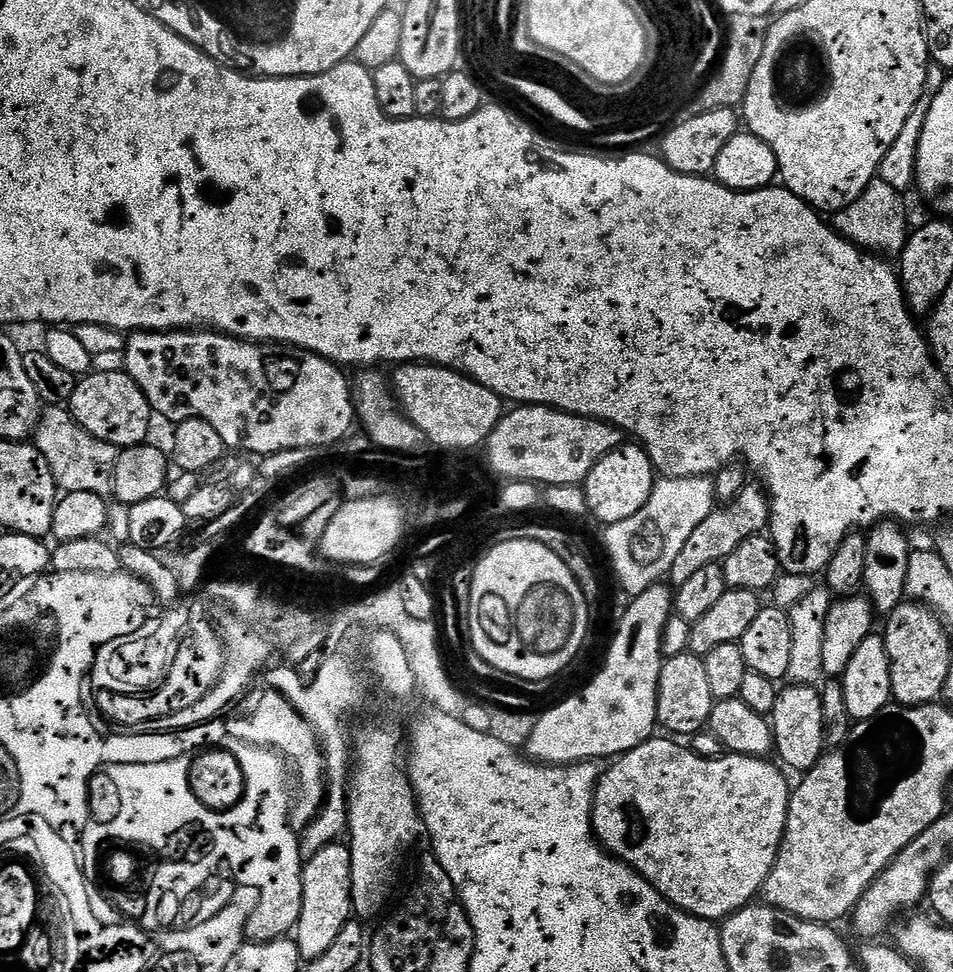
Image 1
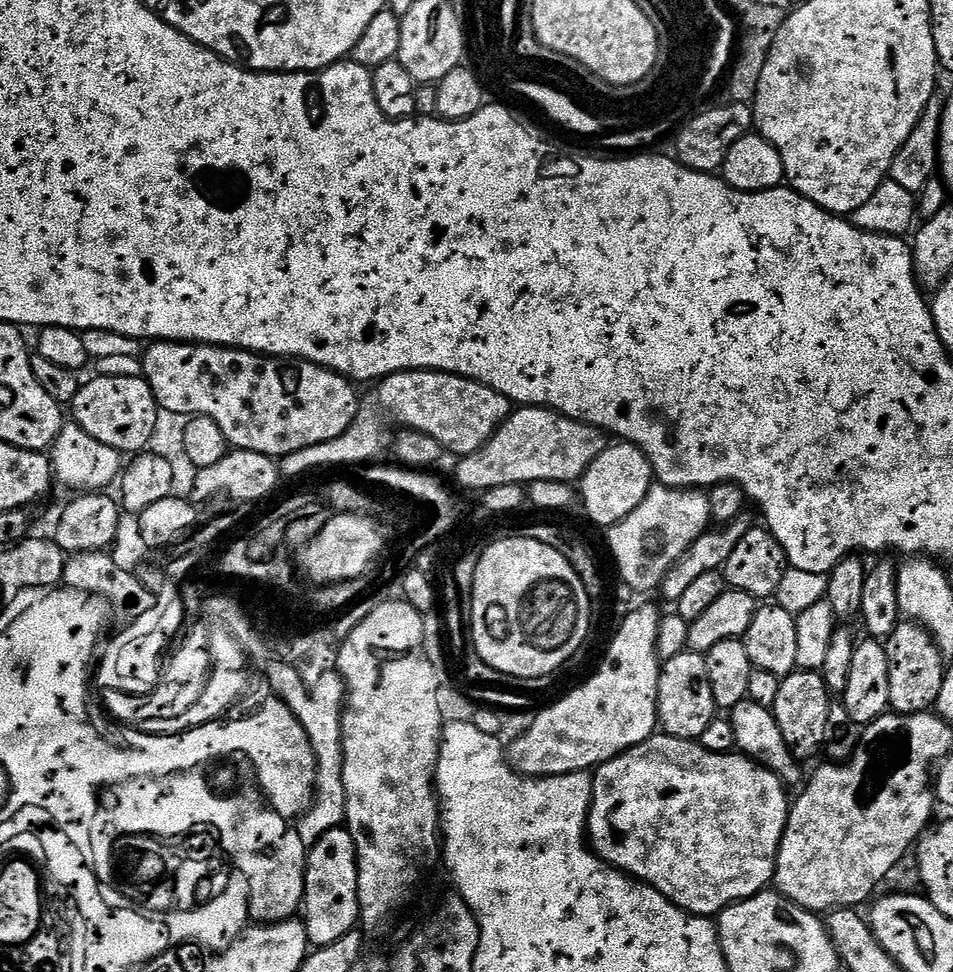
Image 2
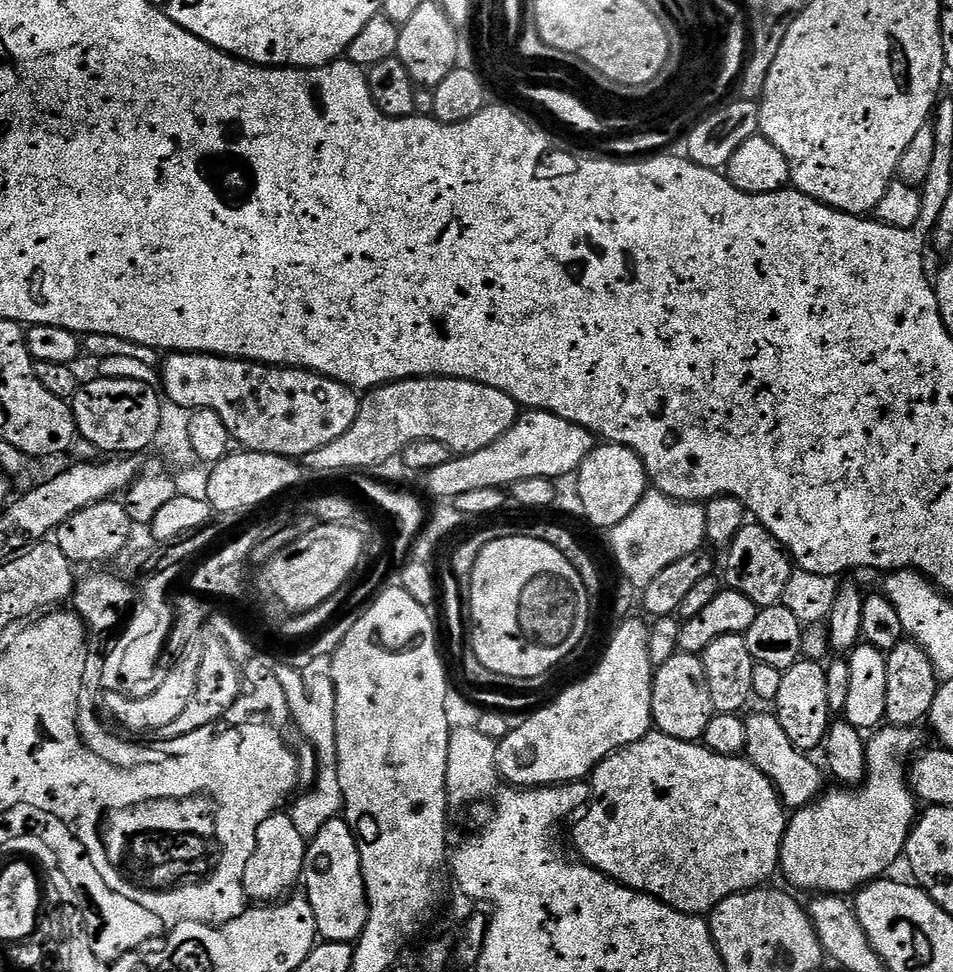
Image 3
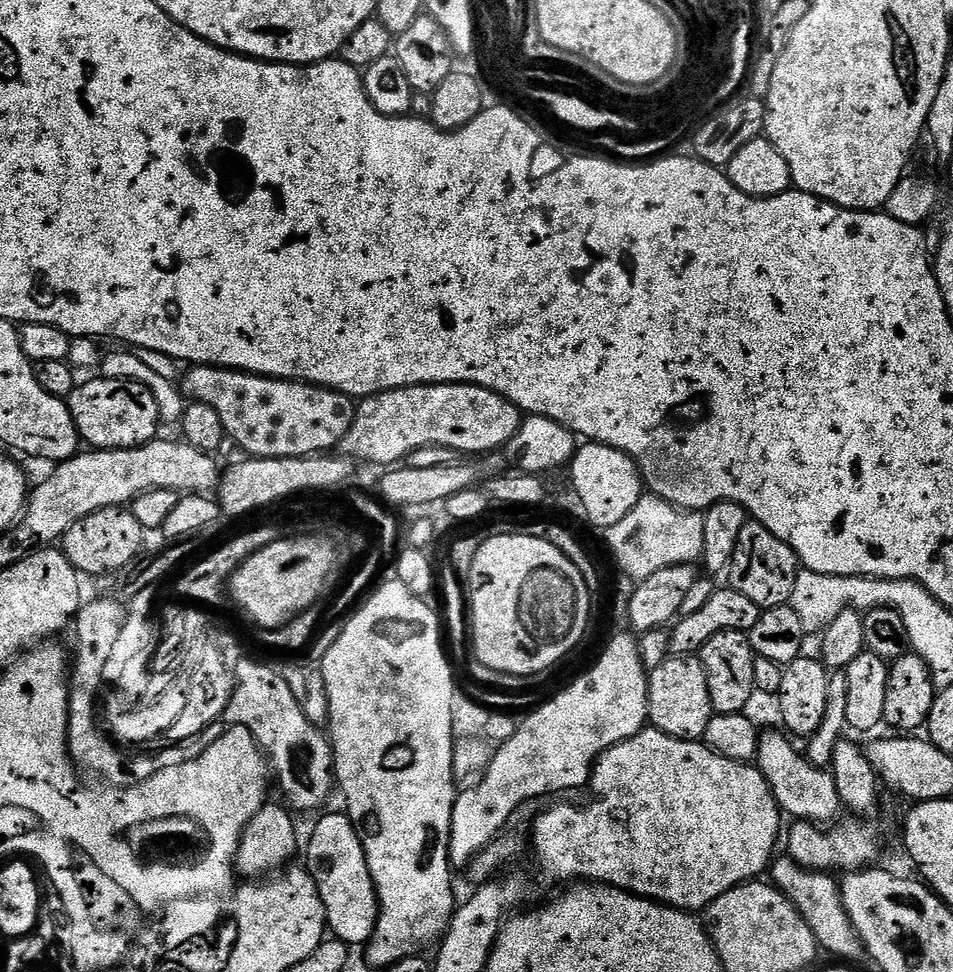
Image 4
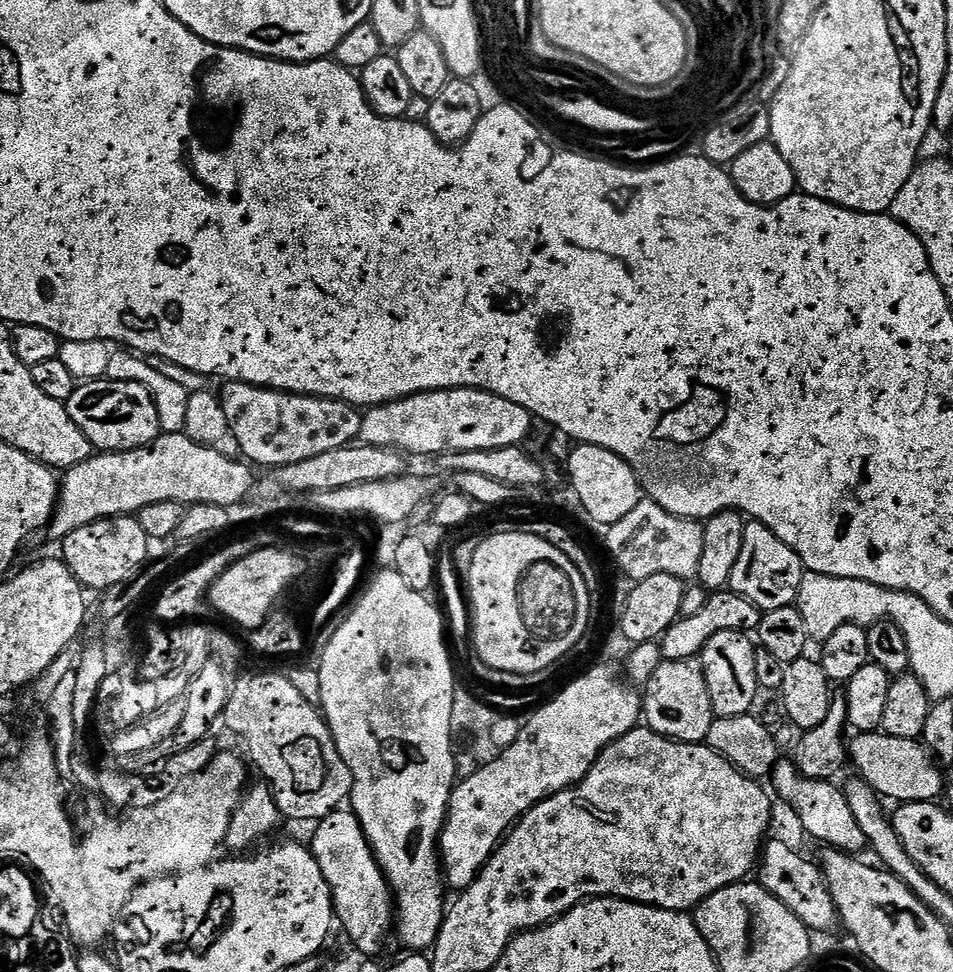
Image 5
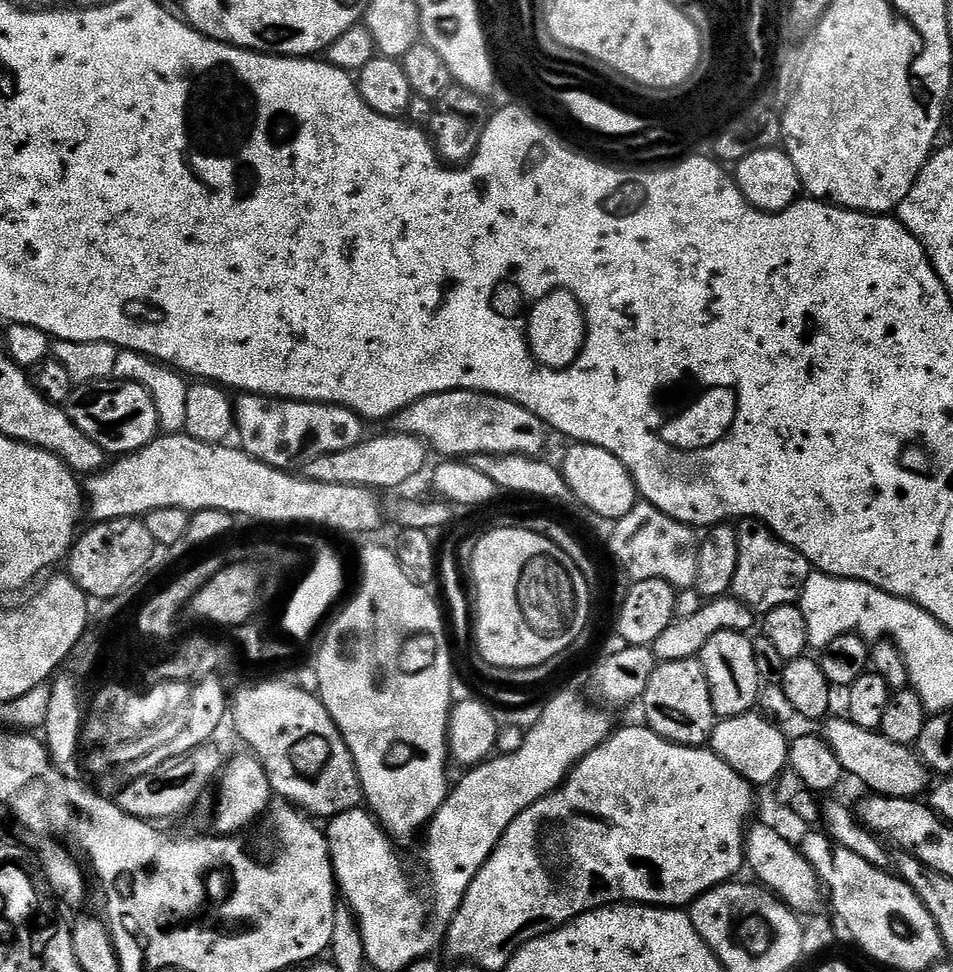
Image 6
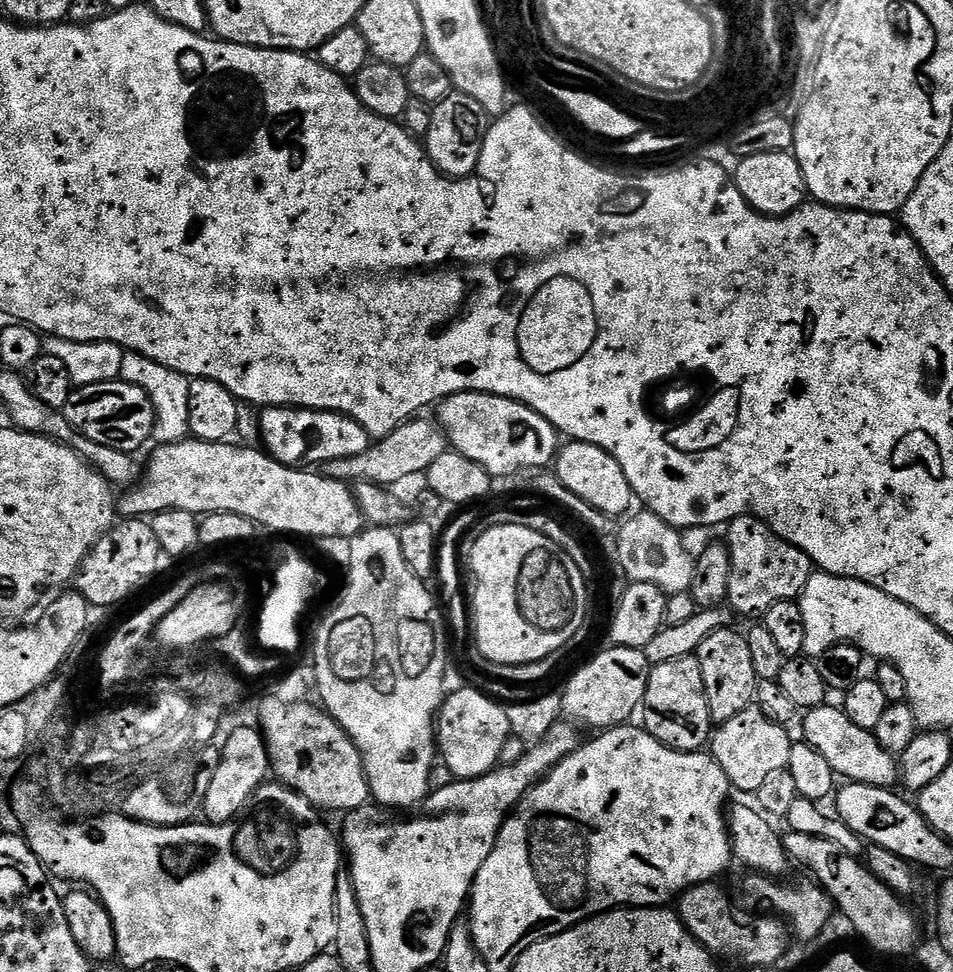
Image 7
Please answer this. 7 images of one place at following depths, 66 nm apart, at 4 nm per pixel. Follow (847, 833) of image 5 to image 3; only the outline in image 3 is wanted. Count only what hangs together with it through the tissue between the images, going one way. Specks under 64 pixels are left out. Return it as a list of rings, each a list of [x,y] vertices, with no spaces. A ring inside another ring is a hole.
[[[771,711],[756,712],[752,717],[749,715],[745,719],[744,725],[746,726],[747,759],[751,760],[758,770],[762,770],[766,778],[770,778],[770,782],[784,802],[785,809],[804,808],[825,791],[825,773],[822,768],[820,773],[819,766],[812,761],[813,757],[809,753],[798,750],[794,742],[790,742],[786,730],[782,730],[782,722],[778,722],[775,714]]]

